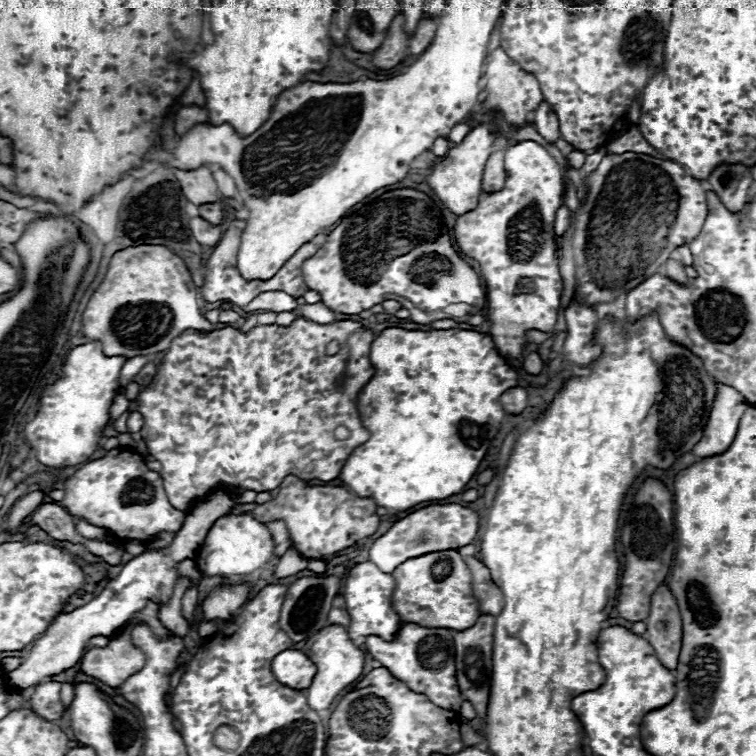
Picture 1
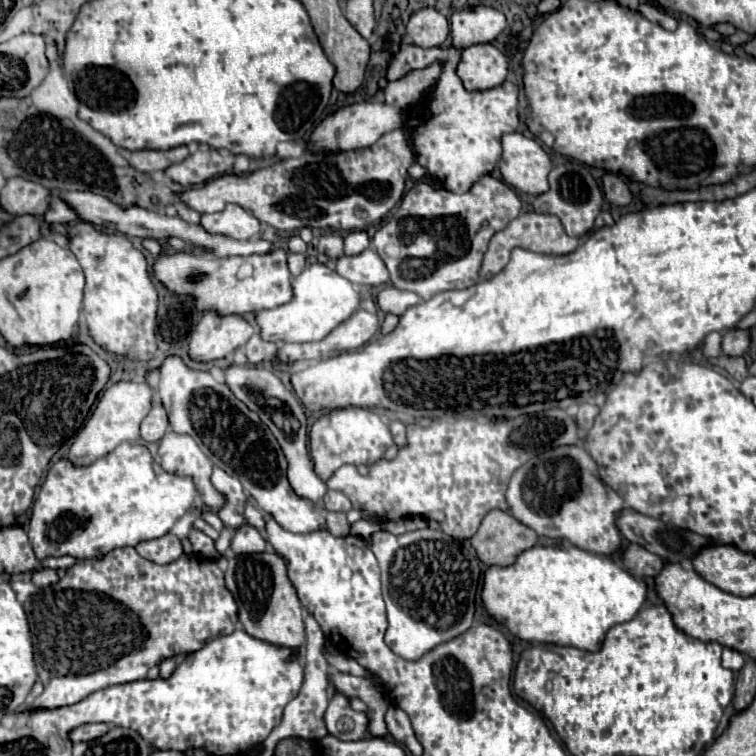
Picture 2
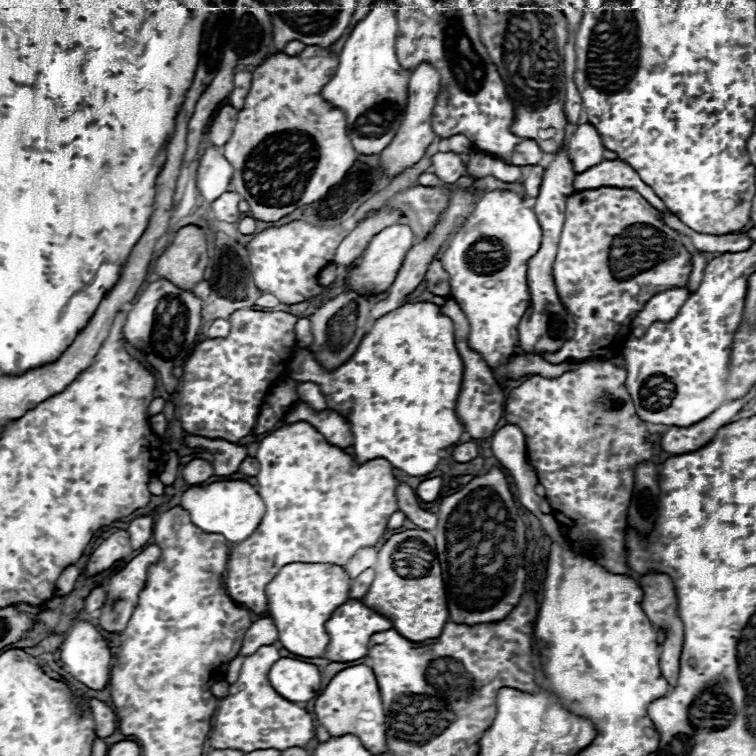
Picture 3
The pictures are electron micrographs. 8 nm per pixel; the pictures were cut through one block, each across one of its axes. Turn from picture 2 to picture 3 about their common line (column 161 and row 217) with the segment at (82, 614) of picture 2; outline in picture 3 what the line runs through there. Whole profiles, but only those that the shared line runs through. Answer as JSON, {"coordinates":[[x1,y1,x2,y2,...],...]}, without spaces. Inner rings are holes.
{"coordinates":[[602,186,596,190,572,192,570,200,566,200,566,220,554,260,554,282,560,300,576,318,576,334,558,352,544,354,544,358,552,364,560,364,566,360,586,360,594,356,620,356,628,338,628,328,644,304,666,288,686,286,690,272,692,254,684,248,682,236,664,224,660,212,634,188]]}

